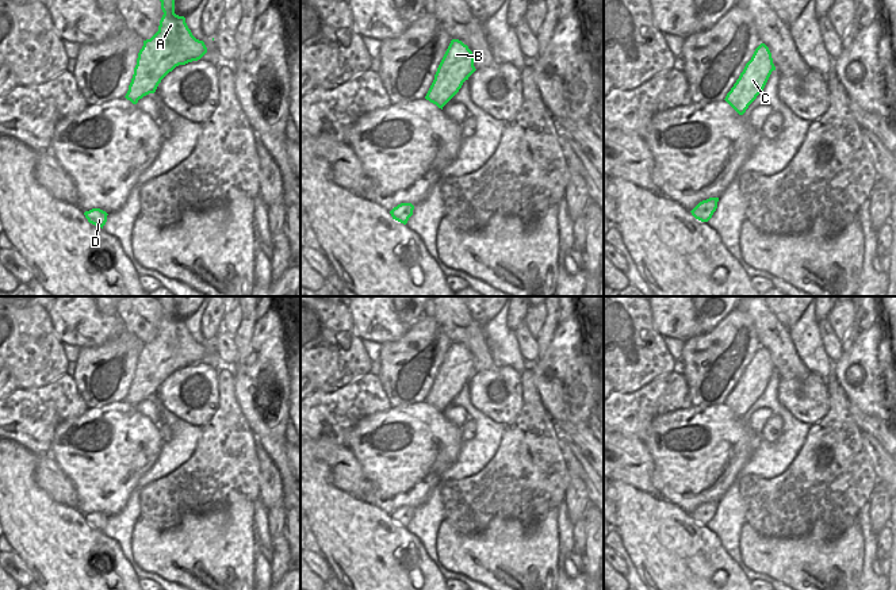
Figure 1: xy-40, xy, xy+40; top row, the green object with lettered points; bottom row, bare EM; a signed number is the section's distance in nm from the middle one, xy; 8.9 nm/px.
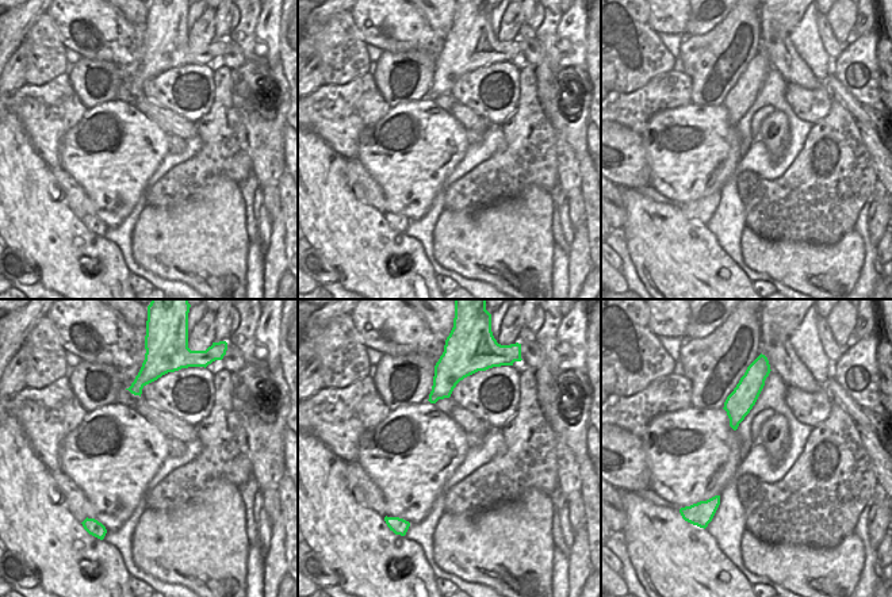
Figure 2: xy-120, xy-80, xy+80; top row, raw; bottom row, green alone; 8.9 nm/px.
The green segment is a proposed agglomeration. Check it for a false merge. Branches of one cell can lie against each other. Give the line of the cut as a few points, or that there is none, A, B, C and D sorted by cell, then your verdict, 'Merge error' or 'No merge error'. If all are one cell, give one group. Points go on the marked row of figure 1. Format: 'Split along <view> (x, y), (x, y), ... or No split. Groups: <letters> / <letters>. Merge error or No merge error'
No split. Groups: A B C D. No merge error

